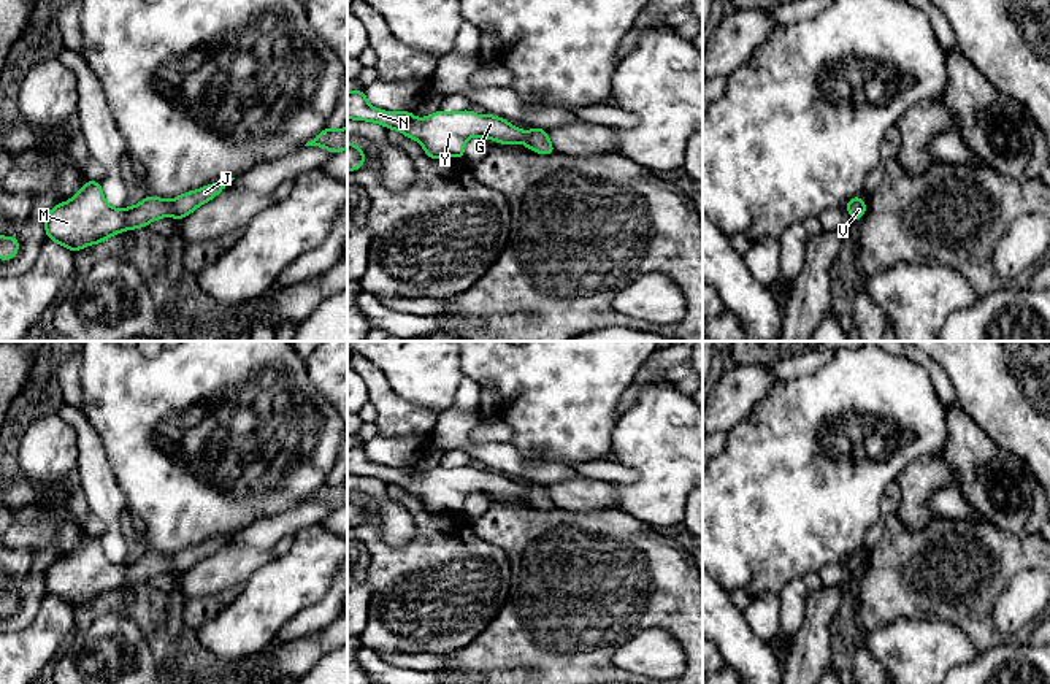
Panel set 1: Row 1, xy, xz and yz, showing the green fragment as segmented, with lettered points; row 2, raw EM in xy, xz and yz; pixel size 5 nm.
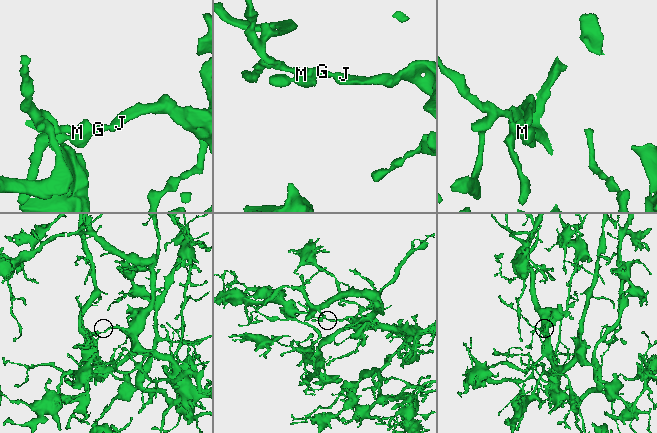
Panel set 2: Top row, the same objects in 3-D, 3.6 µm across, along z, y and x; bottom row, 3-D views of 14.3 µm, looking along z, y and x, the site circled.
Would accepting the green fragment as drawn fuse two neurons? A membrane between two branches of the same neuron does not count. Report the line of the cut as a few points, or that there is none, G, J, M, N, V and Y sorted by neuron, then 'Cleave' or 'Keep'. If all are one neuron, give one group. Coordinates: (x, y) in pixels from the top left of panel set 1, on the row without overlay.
No split. Groups: G J M N V Y. Keep

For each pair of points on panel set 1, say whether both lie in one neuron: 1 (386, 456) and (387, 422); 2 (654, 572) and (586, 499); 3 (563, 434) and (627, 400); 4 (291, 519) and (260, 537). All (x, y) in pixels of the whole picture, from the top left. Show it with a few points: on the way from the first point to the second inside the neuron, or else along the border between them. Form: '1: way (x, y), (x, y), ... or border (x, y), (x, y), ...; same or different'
1: border (378, 434), (387, 437), (424, 437); different
2: border (555, 507), (582, 513); different
3: border (636, 372), (636, 376), (619, 402), (616, 418); different
4: way (283, 524), (268, 530); same

